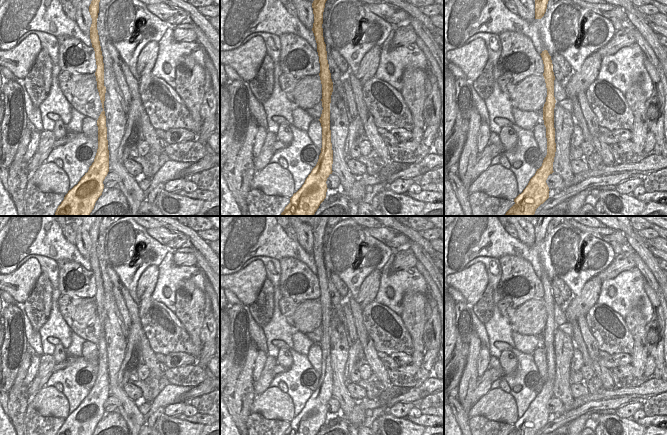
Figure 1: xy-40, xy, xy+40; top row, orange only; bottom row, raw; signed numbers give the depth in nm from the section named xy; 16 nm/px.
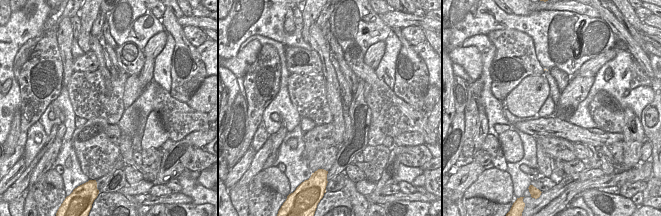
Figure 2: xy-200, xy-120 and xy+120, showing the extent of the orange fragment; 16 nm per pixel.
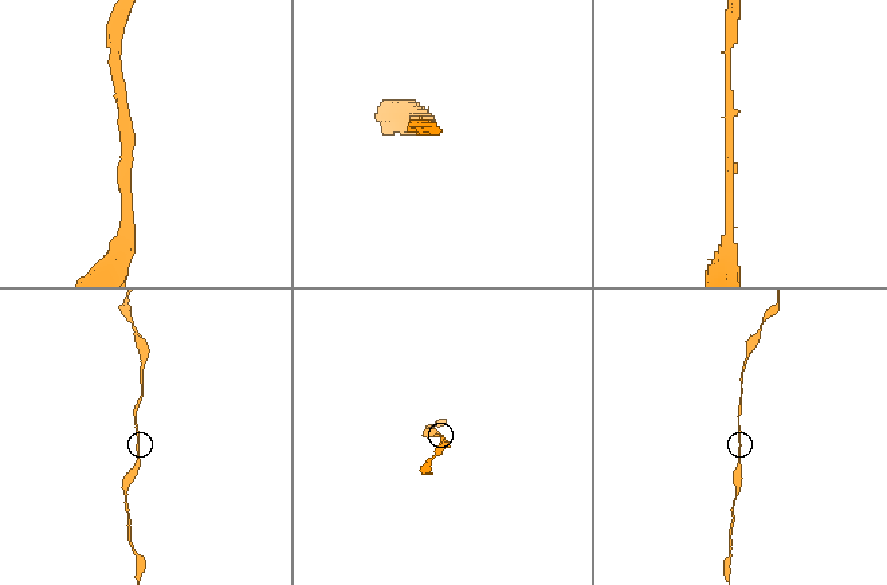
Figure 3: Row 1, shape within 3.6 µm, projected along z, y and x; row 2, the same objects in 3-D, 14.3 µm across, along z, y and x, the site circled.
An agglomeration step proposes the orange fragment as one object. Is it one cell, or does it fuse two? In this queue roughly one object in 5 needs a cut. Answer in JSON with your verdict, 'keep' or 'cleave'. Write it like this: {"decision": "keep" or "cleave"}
{"decision": "keep"}

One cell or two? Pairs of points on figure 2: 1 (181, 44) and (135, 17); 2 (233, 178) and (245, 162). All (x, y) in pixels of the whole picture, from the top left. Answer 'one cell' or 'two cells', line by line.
1: two cells
2: one cell

